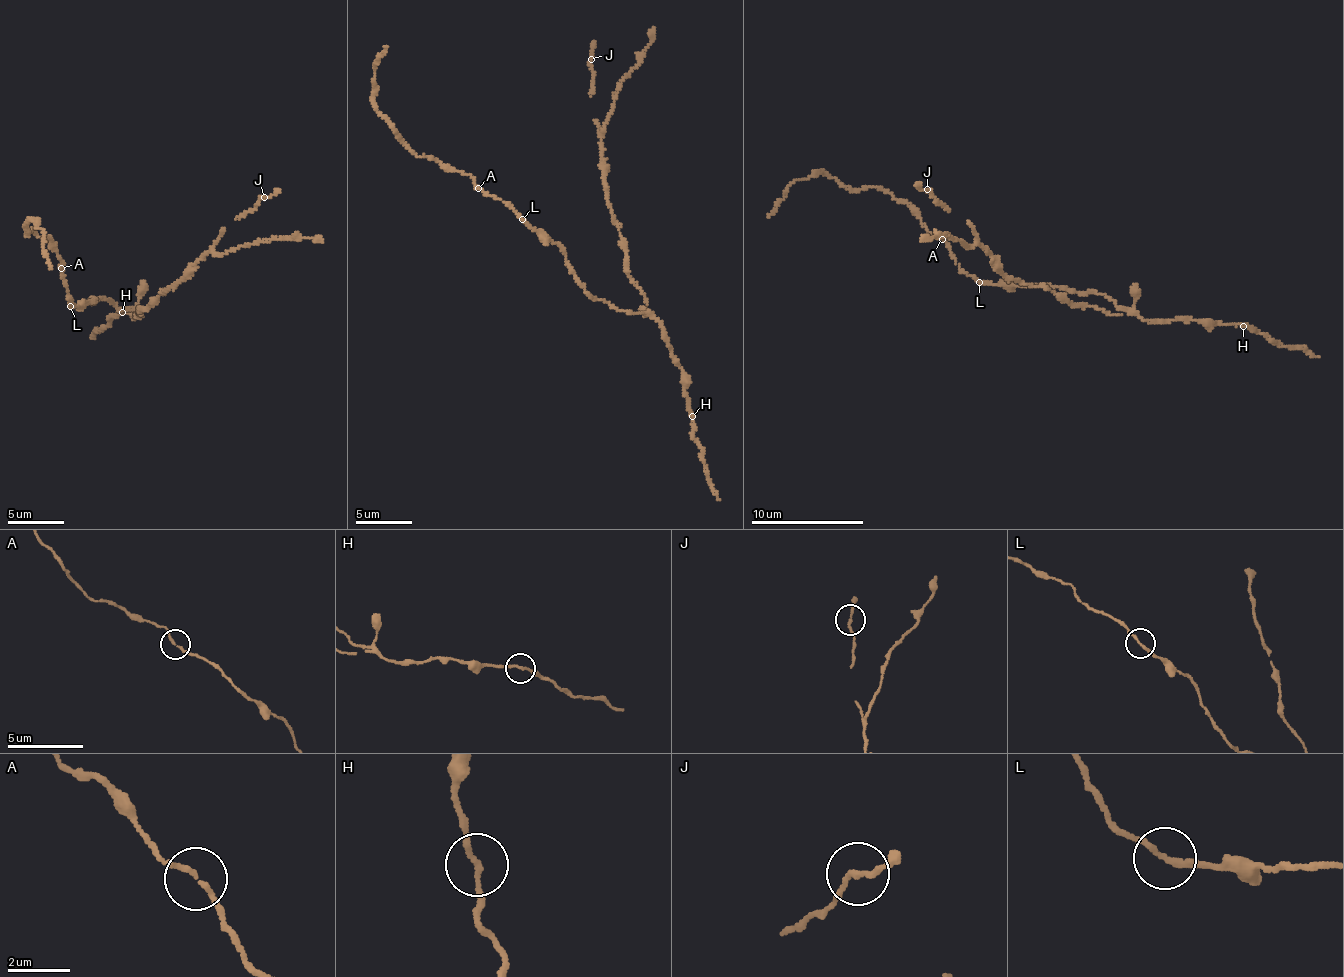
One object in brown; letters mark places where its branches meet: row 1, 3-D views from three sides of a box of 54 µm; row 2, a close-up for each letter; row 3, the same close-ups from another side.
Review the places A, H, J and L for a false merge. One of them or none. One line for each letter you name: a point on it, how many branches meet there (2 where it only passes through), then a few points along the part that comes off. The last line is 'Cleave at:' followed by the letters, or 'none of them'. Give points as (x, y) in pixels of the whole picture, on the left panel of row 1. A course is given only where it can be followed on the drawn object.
Cleave at: none of them

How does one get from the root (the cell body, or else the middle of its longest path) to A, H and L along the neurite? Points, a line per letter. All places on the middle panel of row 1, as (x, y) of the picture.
A: (591, 297), (557, 243), (545, 241), (520, 214), (479, 189)
H: (591, 297), (604, 299), (627, 313), (644, 312), (660, 324), (674, 362), (683, 371), (683, 396), (693, 415)
L: (591, 297), (557, 243), (545, 241), (521, 220)

